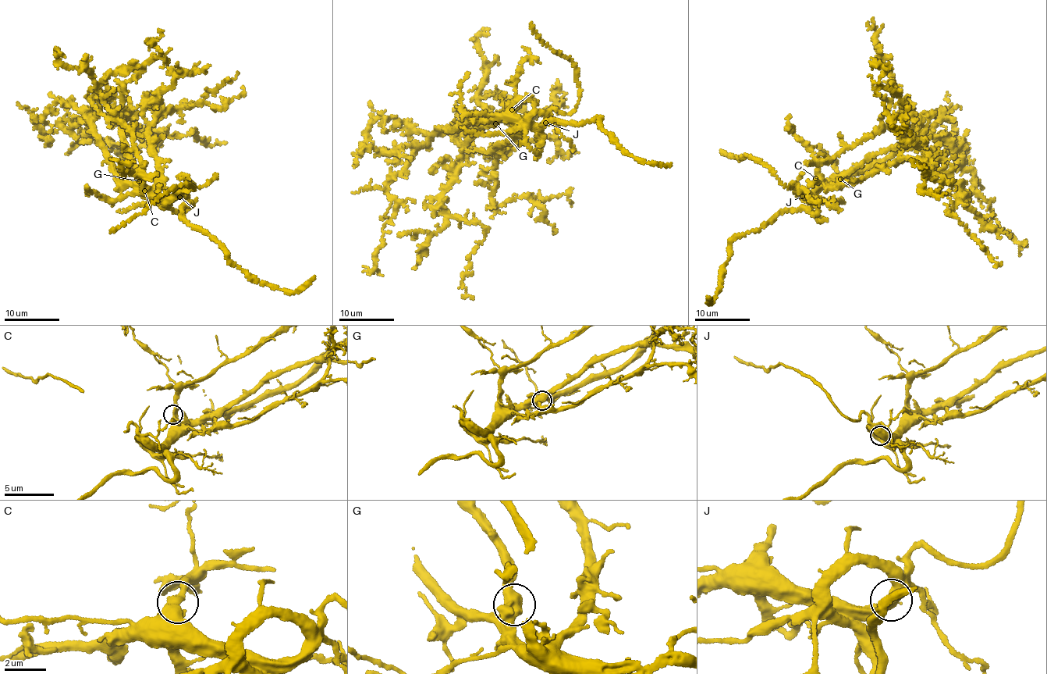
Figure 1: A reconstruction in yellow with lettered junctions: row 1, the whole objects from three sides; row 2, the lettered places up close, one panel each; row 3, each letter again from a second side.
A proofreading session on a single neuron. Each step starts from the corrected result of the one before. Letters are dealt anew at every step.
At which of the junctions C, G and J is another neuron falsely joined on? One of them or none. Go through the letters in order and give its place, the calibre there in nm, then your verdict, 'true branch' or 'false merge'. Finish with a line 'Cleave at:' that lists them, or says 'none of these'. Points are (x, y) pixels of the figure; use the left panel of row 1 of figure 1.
C: place (144, 190); calibre 500 nm; true branch
G: place (139, 181); calibre 550 nm; true branch
J: place (179, 197); calibre 600 nm; true branch
Cleave at: none of these

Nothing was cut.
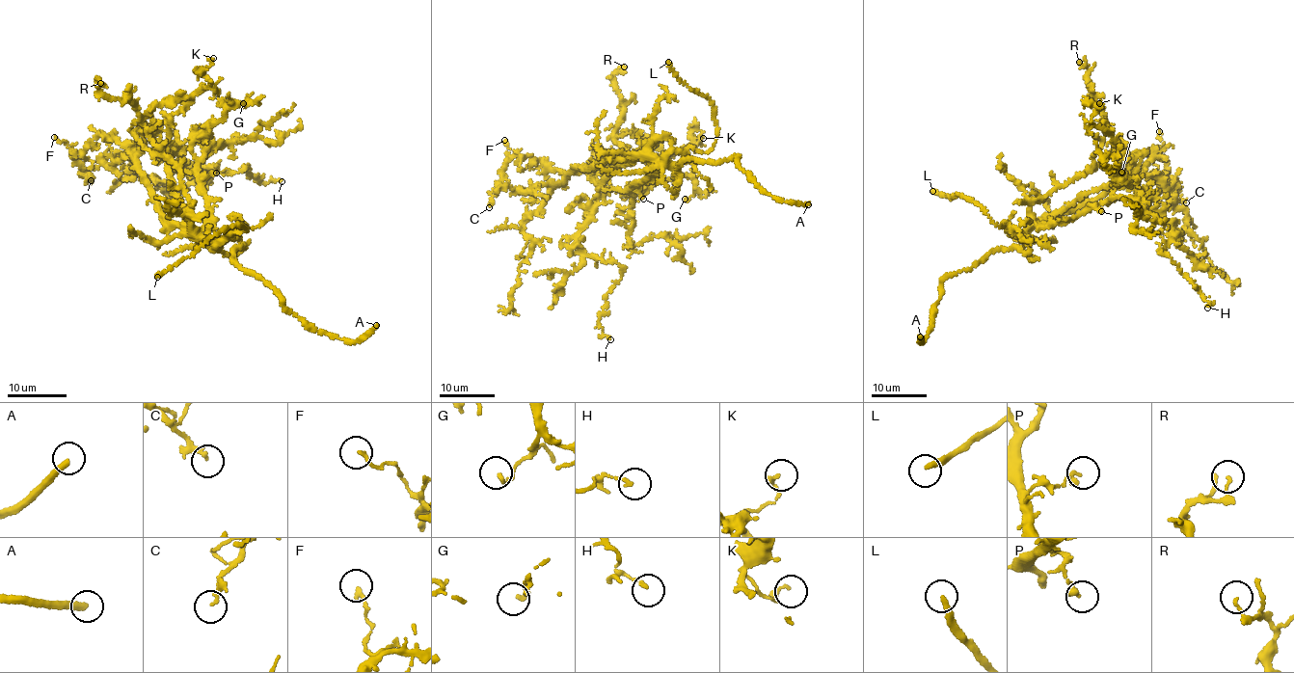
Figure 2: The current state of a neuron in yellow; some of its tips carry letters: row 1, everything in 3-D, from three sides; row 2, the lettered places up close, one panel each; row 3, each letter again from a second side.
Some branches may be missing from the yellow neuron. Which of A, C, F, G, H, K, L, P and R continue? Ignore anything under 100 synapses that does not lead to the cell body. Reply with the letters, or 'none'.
L

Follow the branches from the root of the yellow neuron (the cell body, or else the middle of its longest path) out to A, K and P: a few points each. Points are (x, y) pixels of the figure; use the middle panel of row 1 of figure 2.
A: (623, 159), (668, 165), (677, 182), (686, 160), (716, 164), (738, 158), (769, 195), (808, 204)
K: (623, 159), (632, 161), (607, 174), (629, 158), (649, 161), (677, 153), (693, 141), (691, 134), (703, 138)
P: (623, 159), (629, 161), (638, 157), (647, 161), (646, 179), (635, 186), (643, 199)

